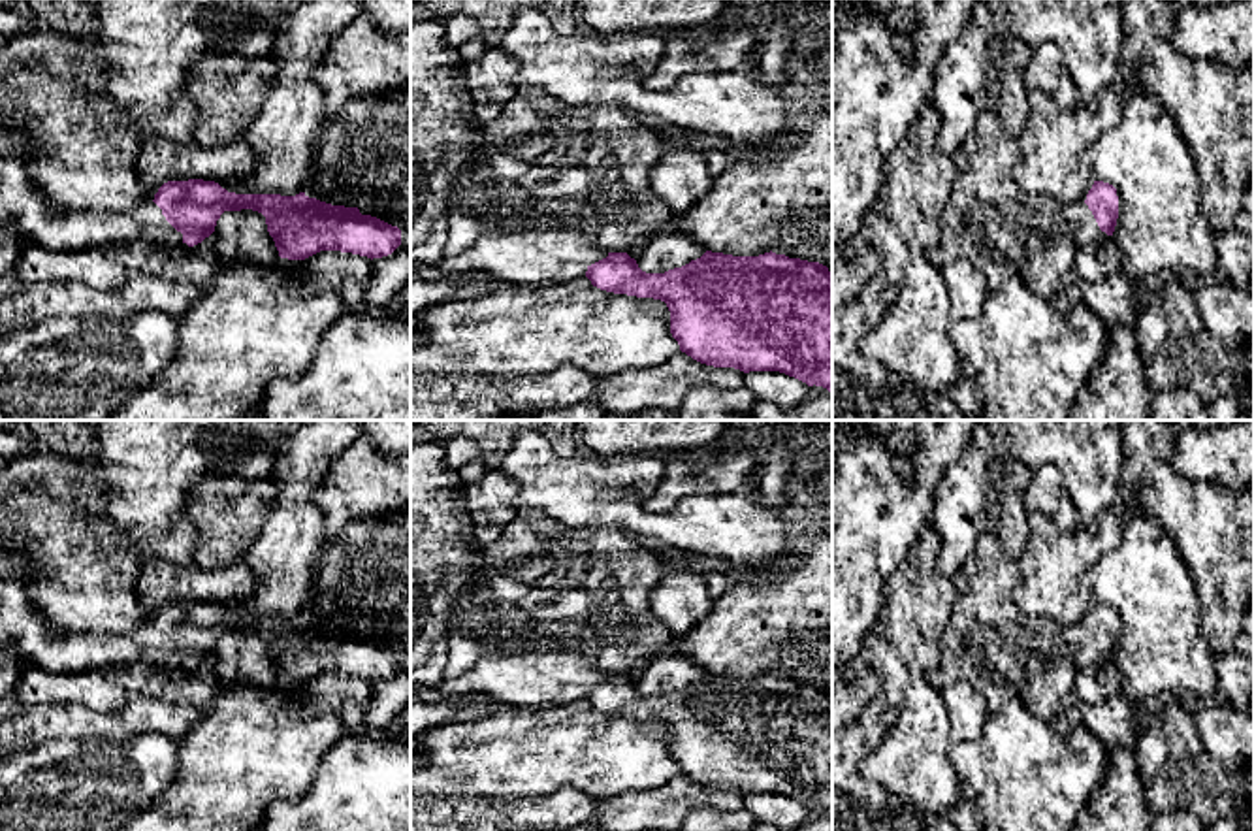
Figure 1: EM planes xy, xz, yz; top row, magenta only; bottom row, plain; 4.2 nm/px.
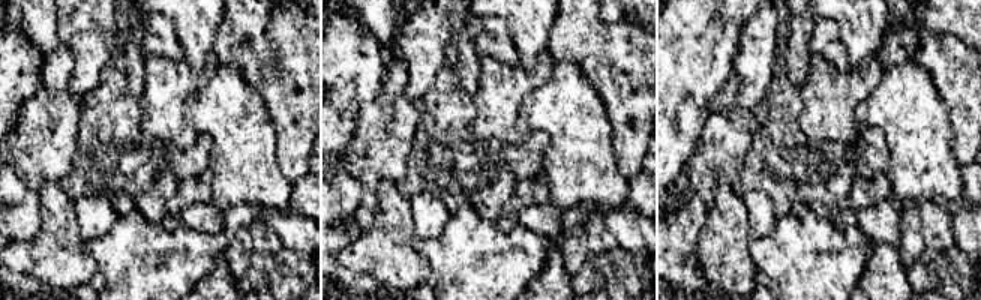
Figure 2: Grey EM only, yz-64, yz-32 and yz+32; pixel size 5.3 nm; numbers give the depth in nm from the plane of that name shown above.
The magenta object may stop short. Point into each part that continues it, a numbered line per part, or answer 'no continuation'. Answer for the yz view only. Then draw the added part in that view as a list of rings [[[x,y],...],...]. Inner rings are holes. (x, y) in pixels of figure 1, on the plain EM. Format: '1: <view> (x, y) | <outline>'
1: yz (1079, 641) | [[[1085,624],[1064,626],[1062,635],[1079,669],[1100,669],[1107,660],[1107,656],[1100,652],[1092,633]]]

